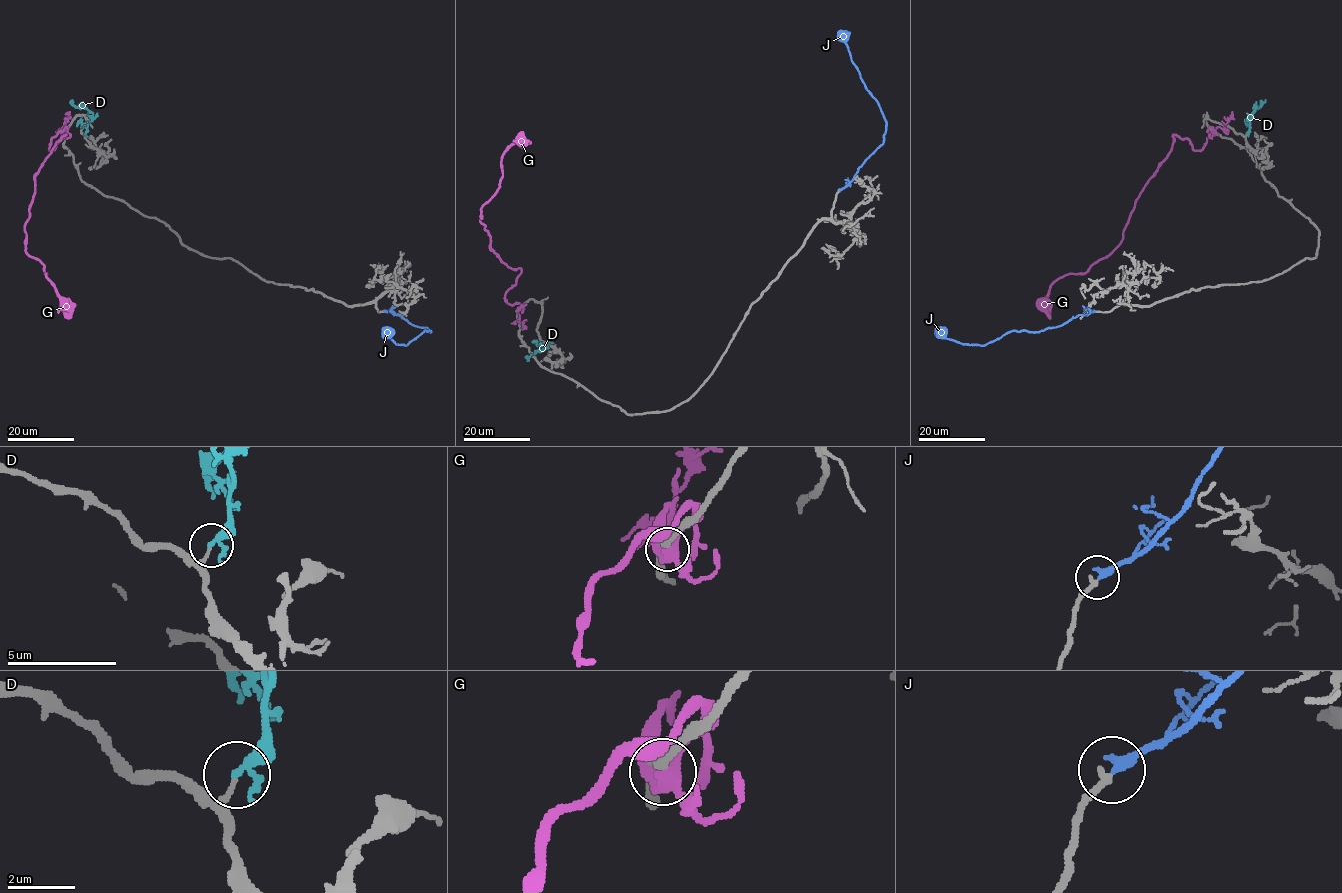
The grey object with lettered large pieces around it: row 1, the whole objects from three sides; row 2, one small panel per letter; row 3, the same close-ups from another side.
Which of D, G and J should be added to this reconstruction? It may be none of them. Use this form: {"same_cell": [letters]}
{"same_cell": ["J"]}

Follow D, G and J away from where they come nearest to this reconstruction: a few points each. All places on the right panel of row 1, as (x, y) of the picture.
D: (1246, 133), (1252, 113), (1265, 99)
G: (1213, 133), (1211, 127), (1201, 150), (1174, 135), (1121, 243), (1084, 273), (1051, 284), (1050, 318)
J: (1094, 311), (1044, 330), (1011, 331), (983, 345), (947, 339), (946, 331), (938, 326)

